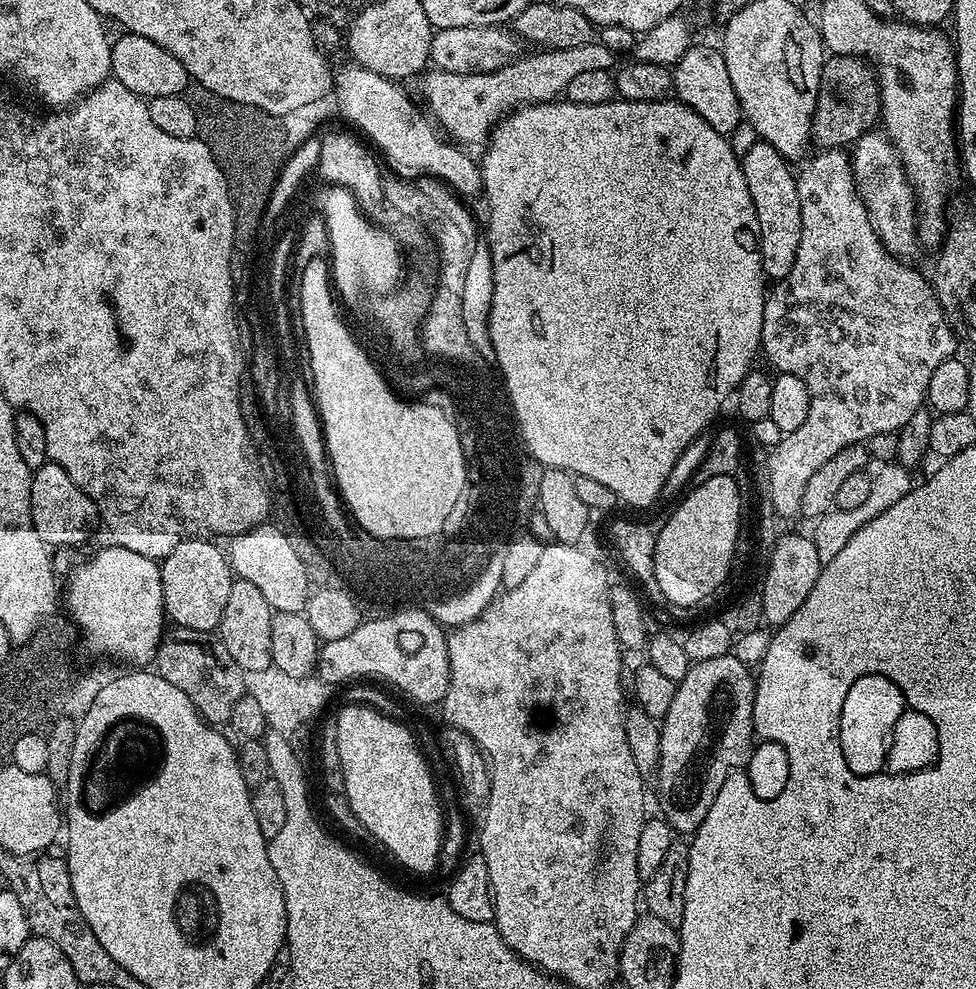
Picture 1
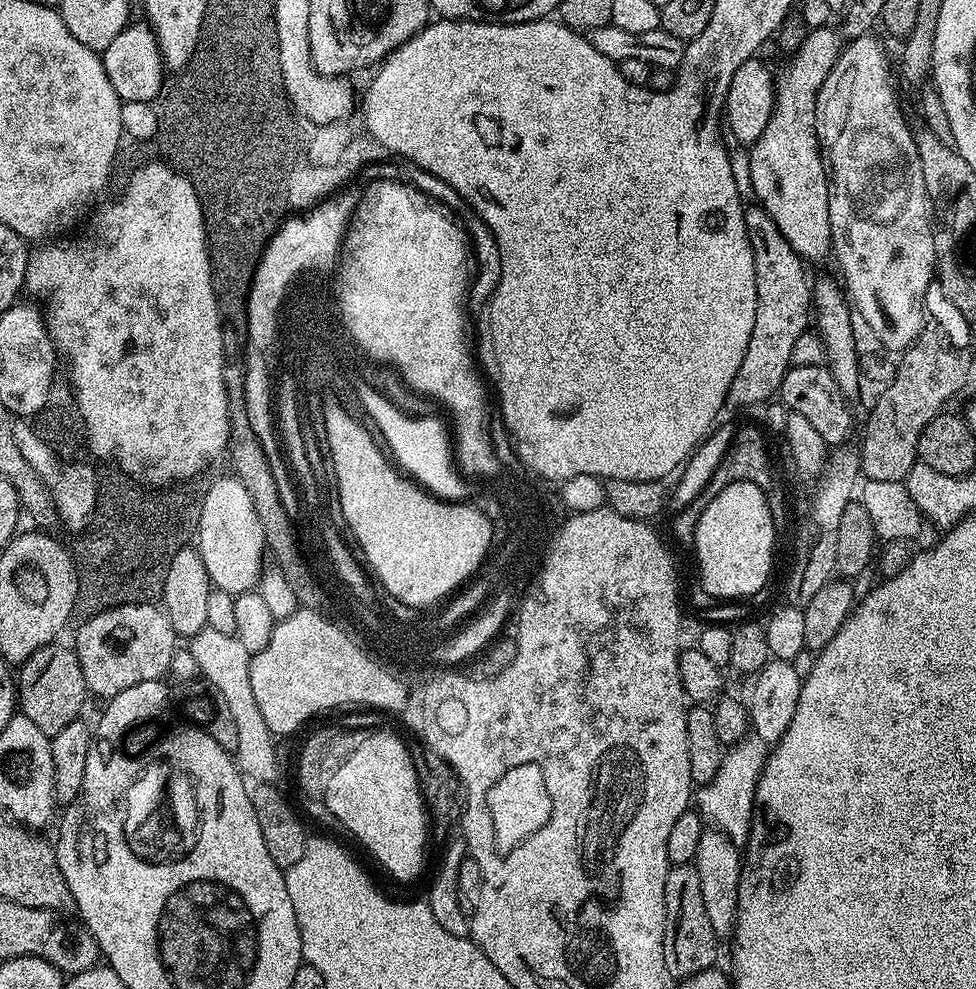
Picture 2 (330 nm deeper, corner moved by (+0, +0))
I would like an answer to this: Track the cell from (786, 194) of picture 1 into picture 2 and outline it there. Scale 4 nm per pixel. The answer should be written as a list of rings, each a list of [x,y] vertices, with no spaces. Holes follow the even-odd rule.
[[[748,206],[744,209],[744,221],[750,246],[754,250],[758,310],[754,314],[754,334],[750,334],[750,346],[746,346],[746,354],[742,354],[742,366],[738,366],[738,374],[734,374],[734,382],[730,382],[728,391],[727,403],[737,404],[740,408],[747,404],[763,405],[779,393],[782,378],[793,363],[792,351],[800,335],[810,328],[810,313],[813,311],[813,285],[810,280],[808,284],[805,261],[782,236],[782,230],[774,226],[774,218],[770,218],[764,208]]]

